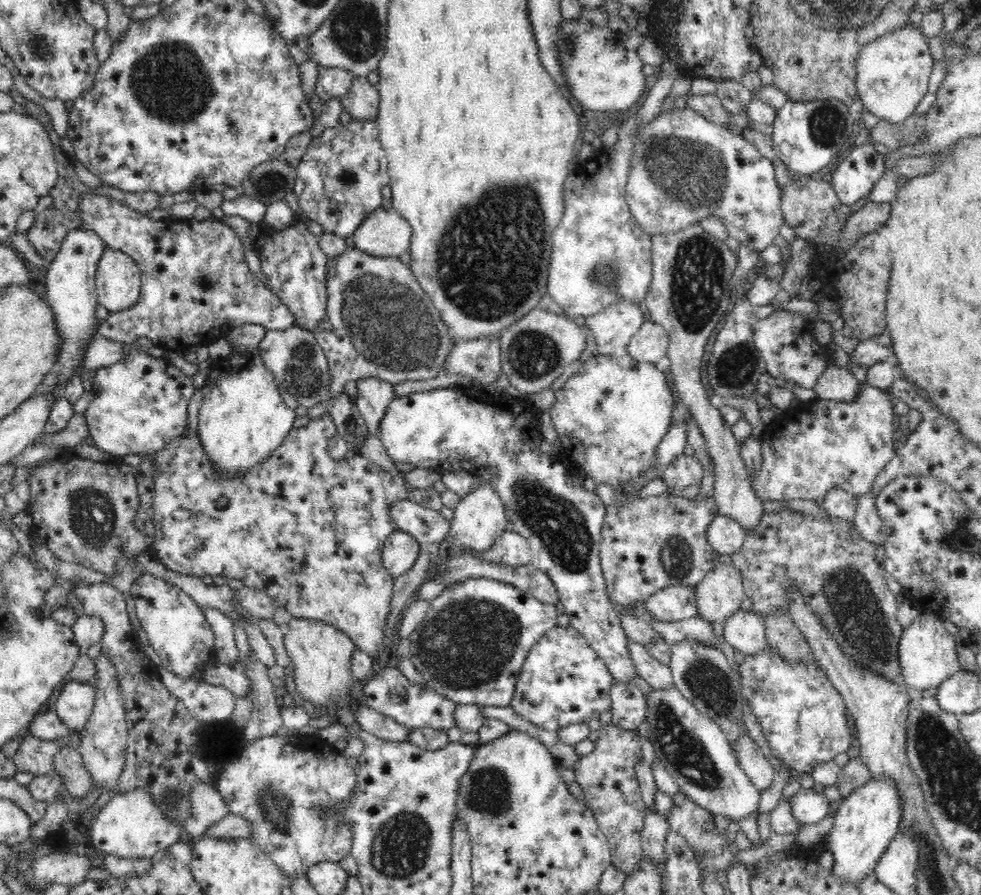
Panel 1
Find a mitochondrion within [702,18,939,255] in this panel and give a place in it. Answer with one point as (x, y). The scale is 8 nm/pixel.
(827, 124)

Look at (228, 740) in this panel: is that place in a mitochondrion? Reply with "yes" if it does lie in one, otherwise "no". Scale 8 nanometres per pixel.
yes

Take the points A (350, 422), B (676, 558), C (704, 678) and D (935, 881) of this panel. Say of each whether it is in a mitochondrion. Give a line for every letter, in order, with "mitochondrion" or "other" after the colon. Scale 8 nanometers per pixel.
A: other
B: mitochondrion
C: mitochondrion
D: mitochondrion

